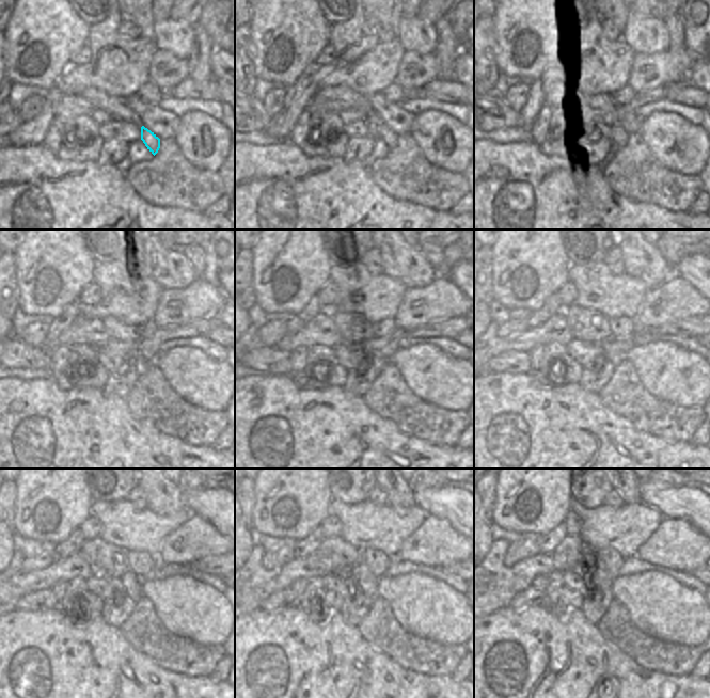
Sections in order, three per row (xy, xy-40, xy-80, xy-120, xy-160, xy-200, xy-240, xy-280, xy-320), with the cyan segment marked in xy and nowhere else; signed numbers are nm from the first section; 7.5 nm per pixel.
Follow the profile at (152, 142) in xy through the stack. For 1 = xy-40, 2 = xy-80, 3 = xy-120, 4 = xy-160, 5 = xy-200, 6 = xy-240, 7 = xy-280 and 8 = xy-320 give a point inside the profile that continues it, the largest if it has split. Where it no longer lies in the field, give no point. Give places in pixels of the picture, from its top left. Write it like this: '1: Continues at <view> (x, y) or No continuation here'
1: Continues at xy-40 (382, 131)
2: Continues at xy-80 (619, 137)
3: Continues at xy-120 (140, 362)
4: Continues at xy-160 (374, 358)
5: Continues at xy-200 (615, 349)
6: Continues at xy-240 (131, 584)
7: Continues at xy-280 (368, 583)
8: Continues at xy-320 (602, 574).

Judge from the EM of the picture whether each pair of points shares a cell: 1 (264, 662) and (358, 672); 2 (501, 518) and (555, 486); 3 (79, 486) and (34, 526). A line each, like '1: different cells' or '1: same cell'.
1: same cell
2: same cell
3: same cell

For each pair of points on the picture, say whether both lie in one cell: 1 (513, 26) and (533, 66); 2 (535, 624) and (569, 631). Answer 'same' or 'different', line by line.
1: same
2: same

